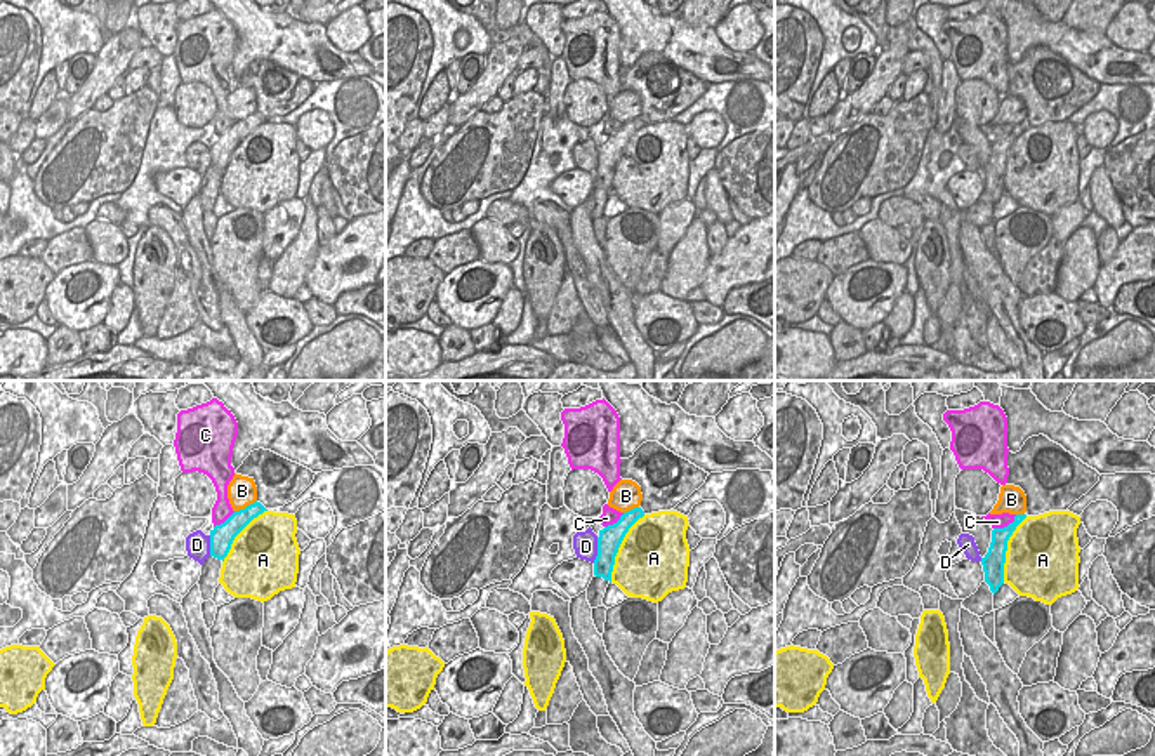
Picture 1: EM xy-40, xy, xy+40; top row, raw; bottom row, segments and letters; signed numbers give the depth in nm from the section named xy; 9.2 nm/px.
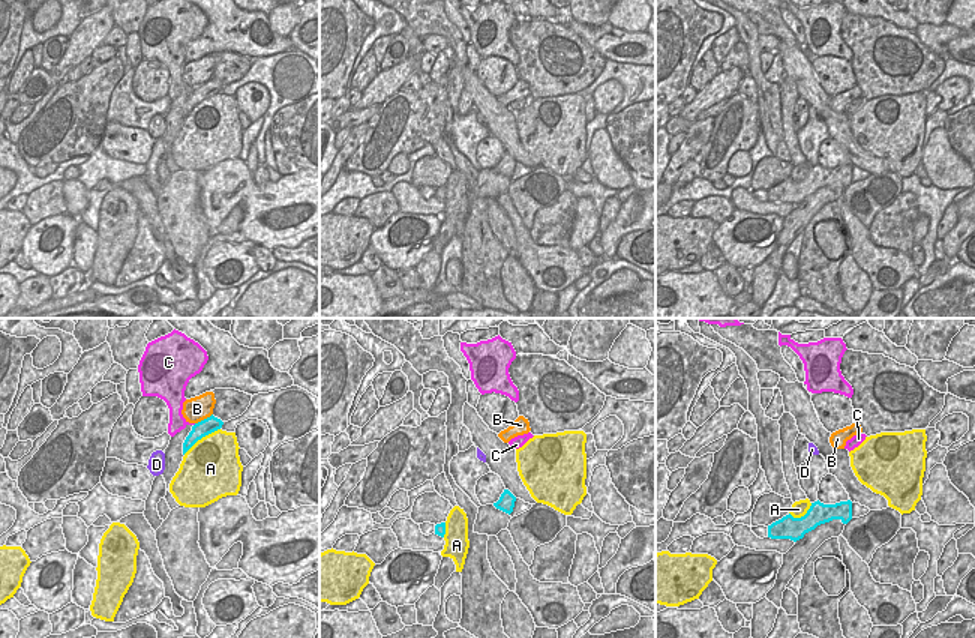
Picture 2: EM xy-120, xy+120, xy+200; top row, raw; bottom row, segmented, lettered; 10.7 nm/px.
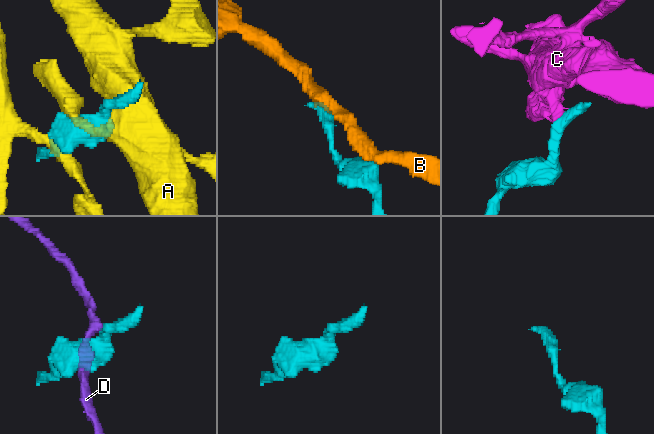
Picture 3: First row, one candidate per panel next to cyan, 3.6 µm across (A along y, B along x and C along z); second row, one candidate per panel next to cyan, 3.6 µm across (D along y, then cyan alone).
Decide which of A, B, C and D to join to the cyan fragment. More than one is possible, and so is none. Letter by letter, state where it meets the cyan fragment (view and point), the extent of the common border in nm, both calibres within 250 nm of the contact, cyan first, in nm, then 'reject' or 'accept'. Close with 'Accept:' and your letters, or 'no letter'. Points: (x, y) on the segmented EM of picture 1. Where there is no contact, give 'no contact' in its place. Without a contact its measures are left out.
A: contact xy (619, 546); length 700 nm; calibres 220 and 480 nm; reject
B: contact xy-40 (247, 506); length 240 nm; calibres 180 and 280 nm; reject
C: contact xy+40 (1008, 525); length 260 nm; calibres 160 and 130 nm; reject
D: contact xy (598, 550); length 240 nm; calibres 220 and 220 nm; reject
Accept: no letter

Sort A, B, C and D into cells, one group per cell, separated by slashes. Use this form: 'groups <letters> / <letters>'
groups A / B / C / D

